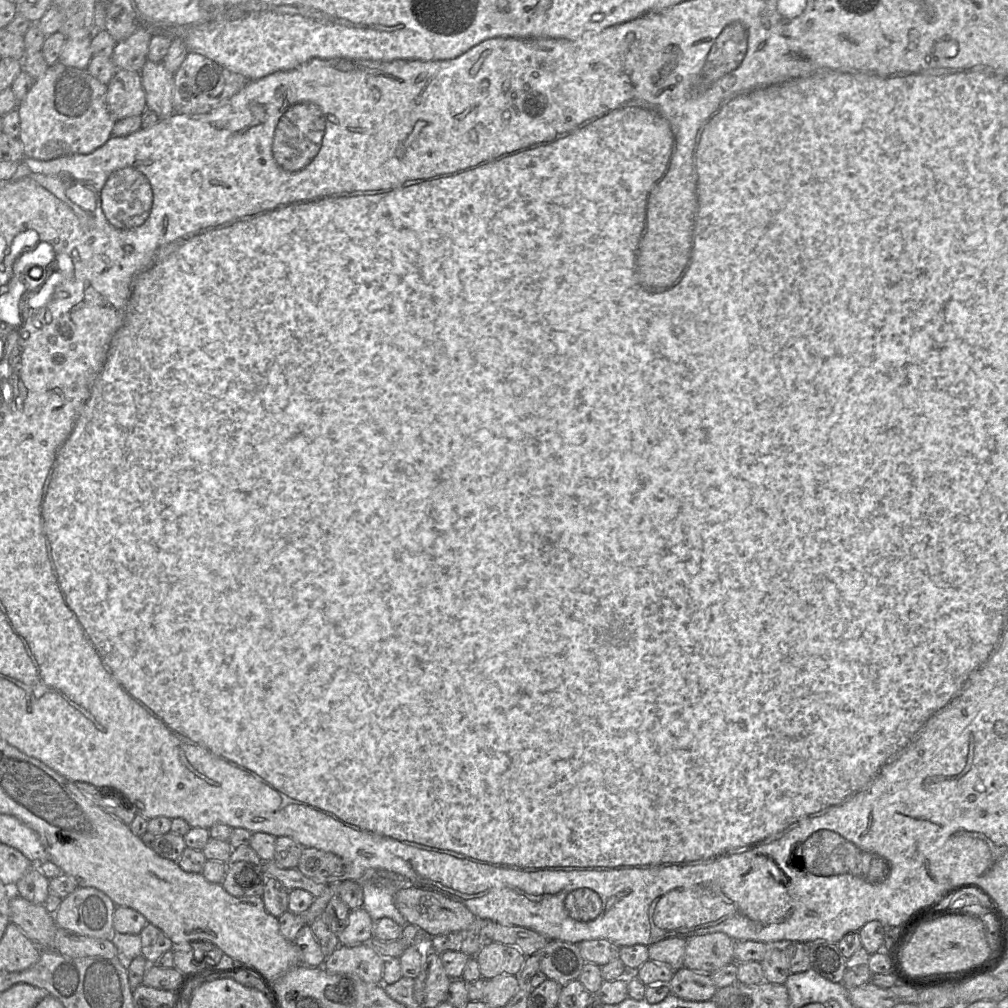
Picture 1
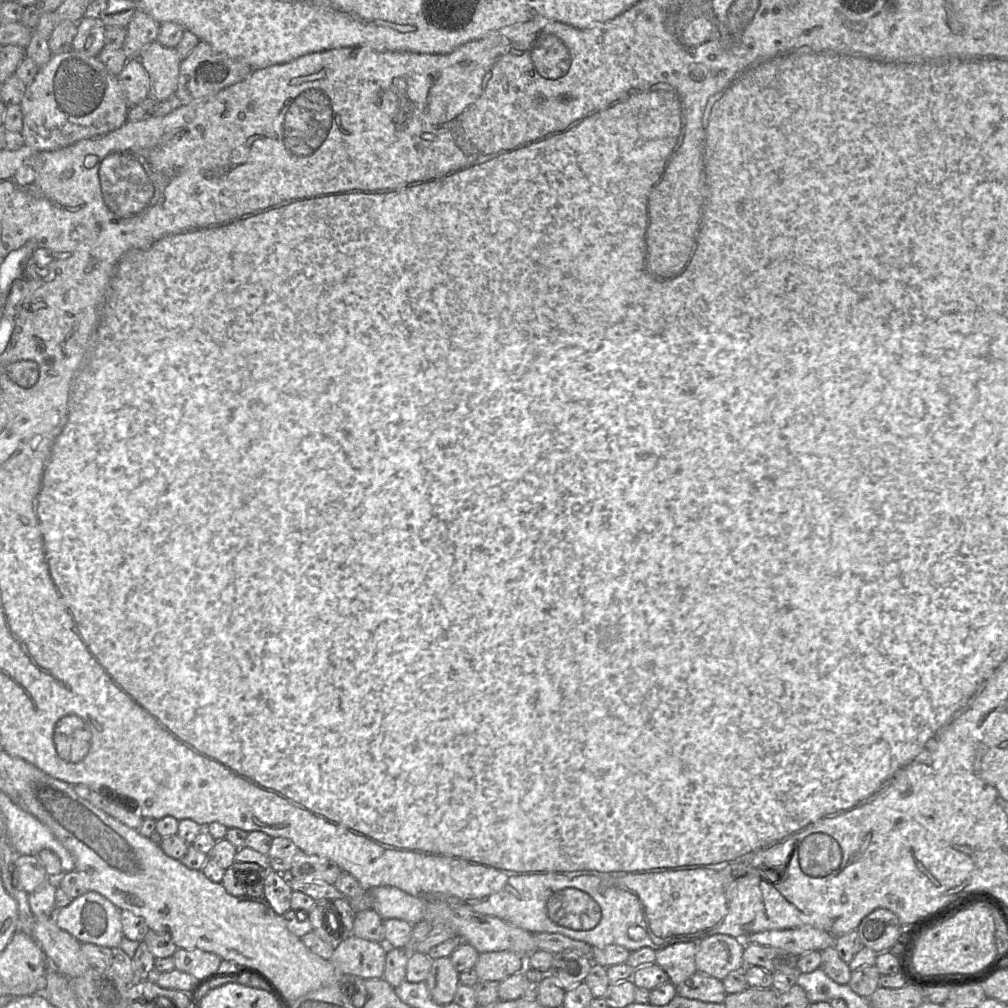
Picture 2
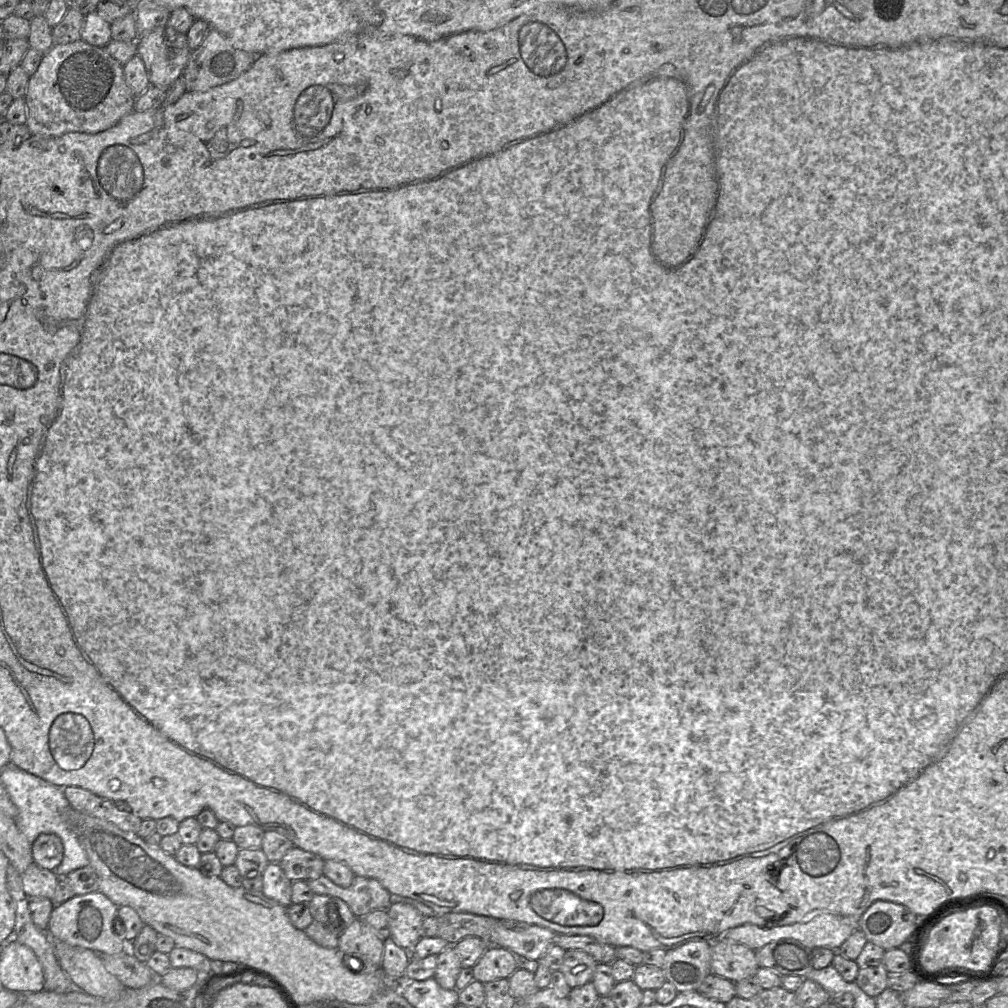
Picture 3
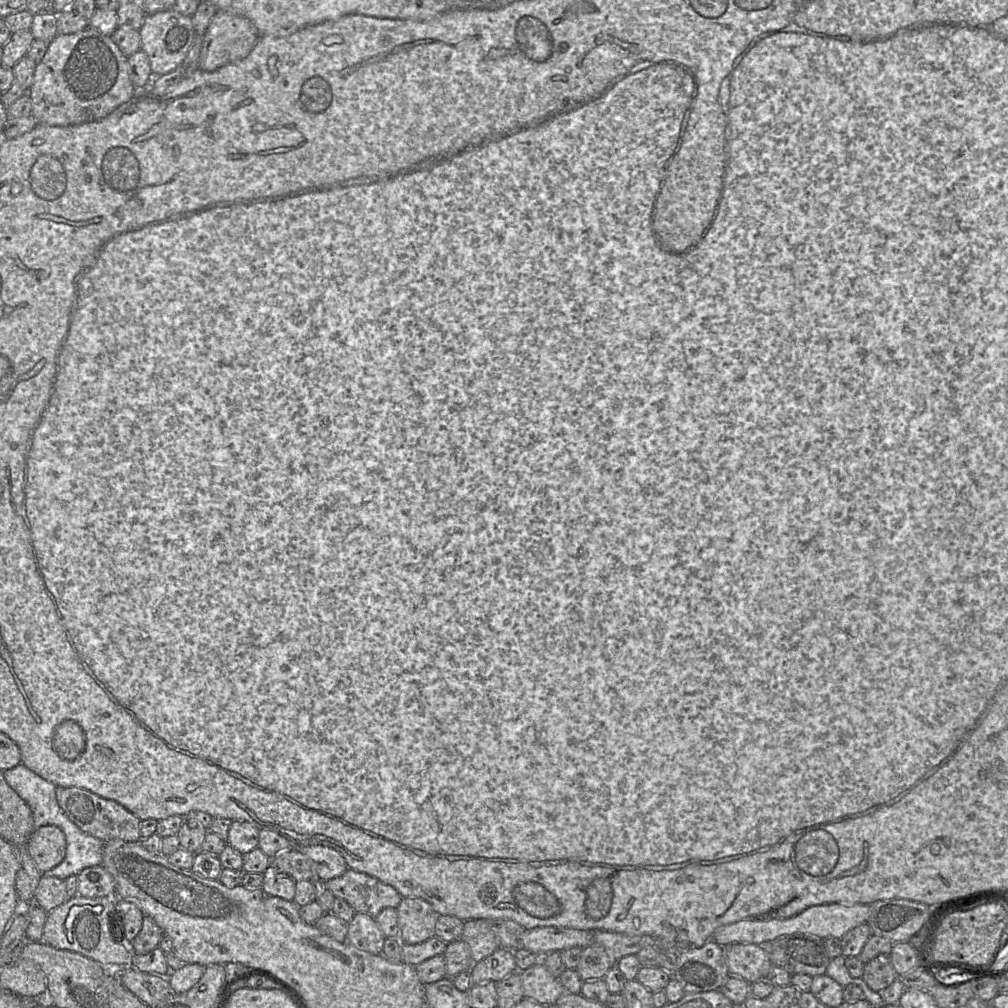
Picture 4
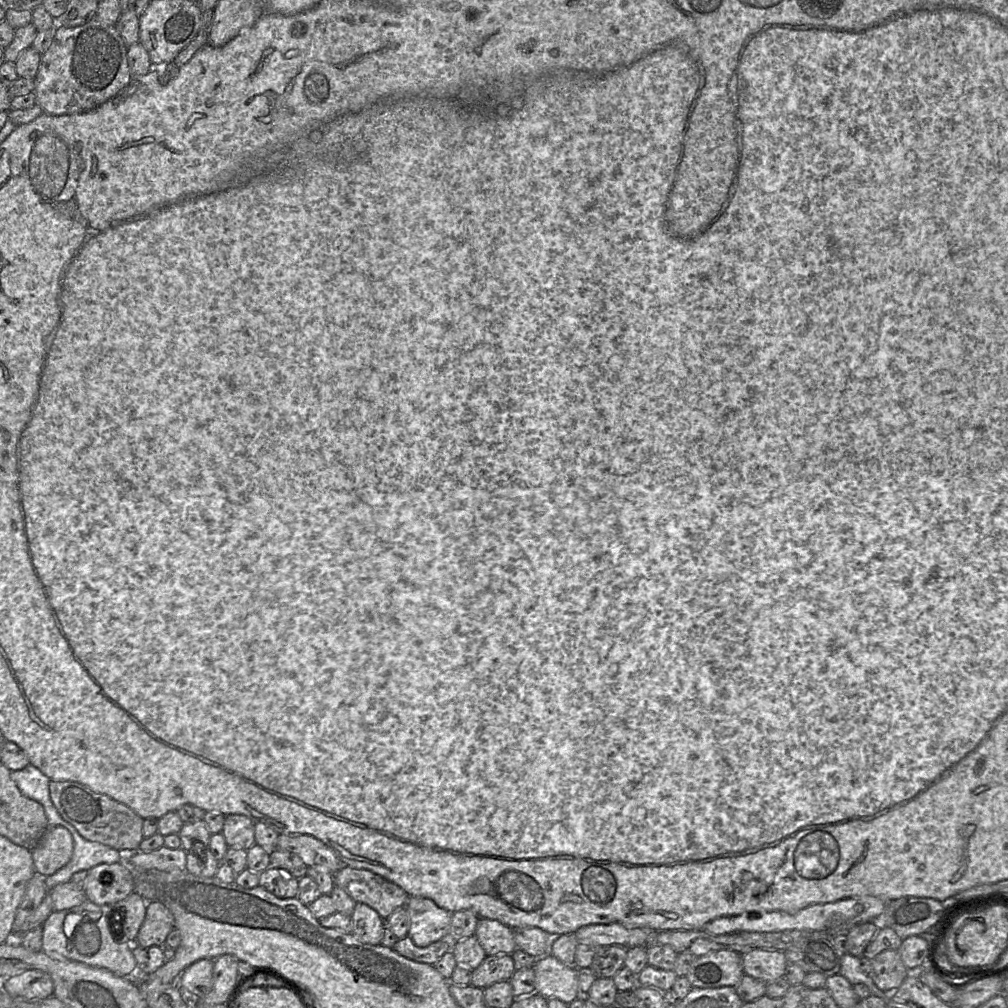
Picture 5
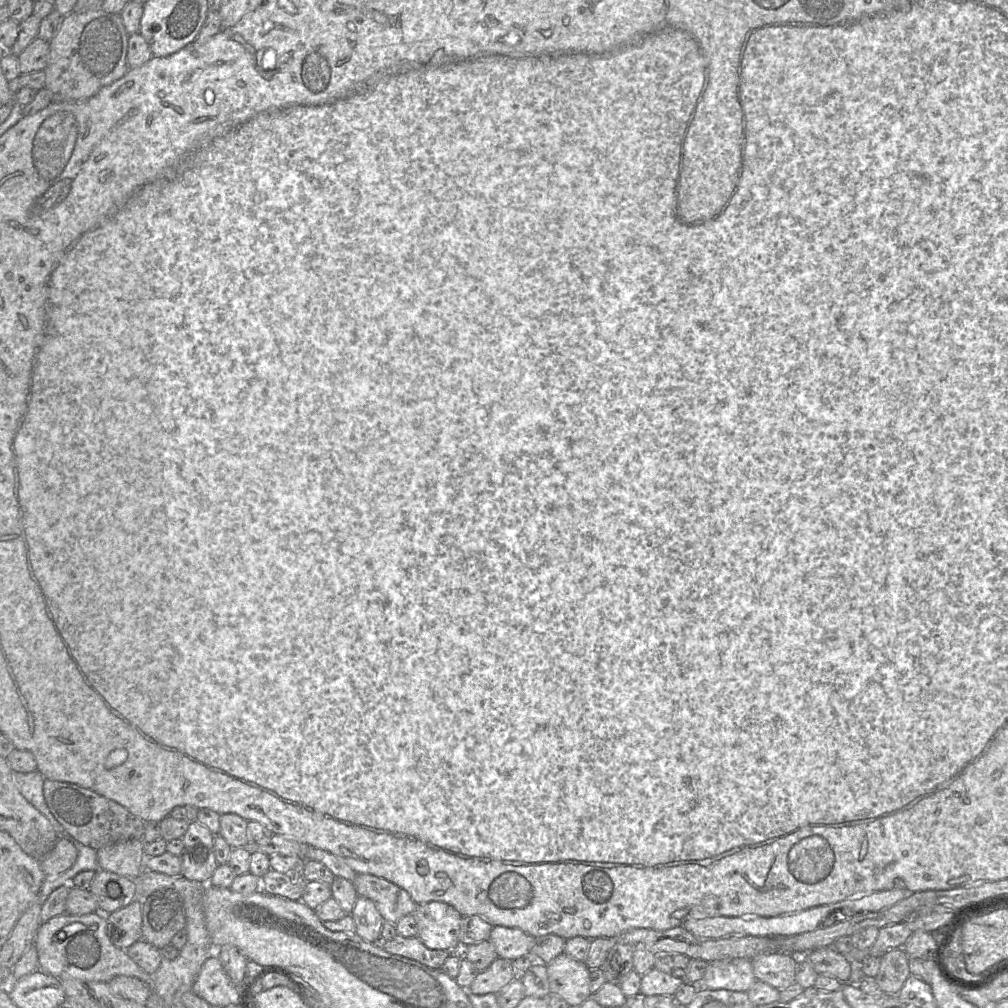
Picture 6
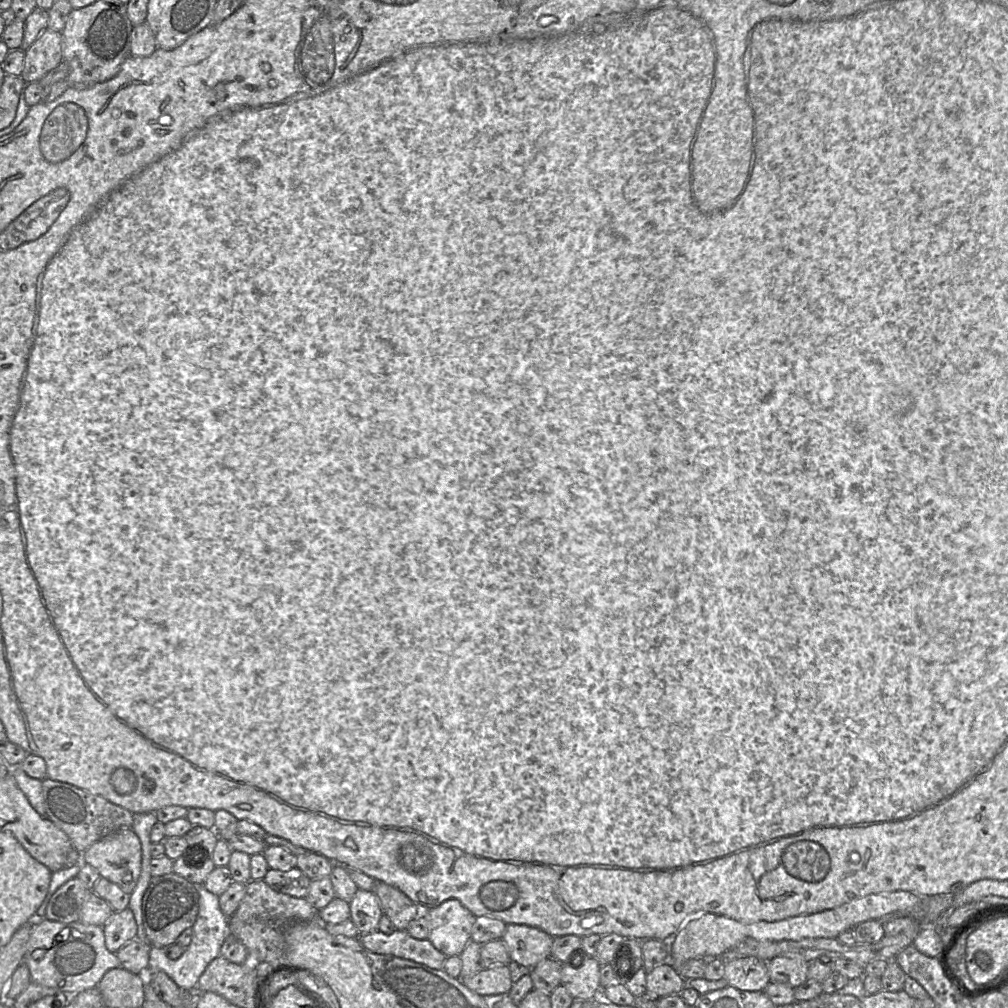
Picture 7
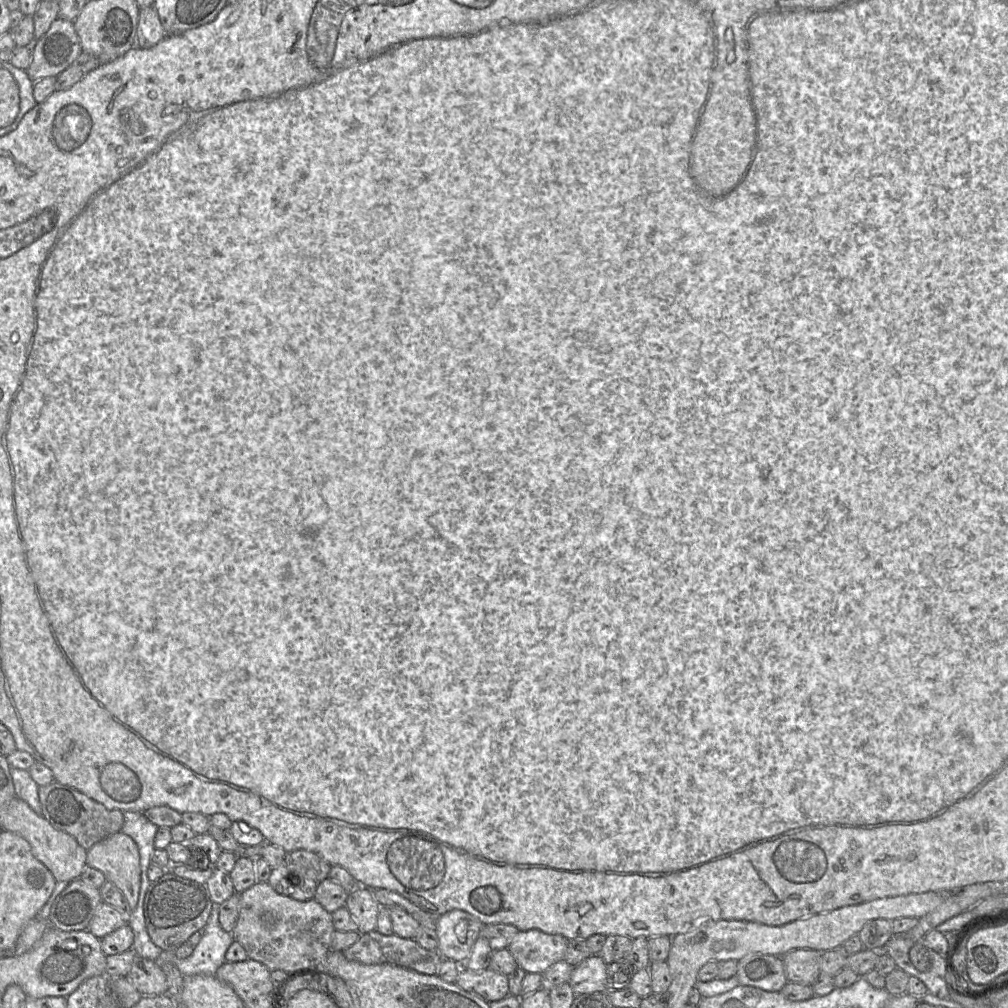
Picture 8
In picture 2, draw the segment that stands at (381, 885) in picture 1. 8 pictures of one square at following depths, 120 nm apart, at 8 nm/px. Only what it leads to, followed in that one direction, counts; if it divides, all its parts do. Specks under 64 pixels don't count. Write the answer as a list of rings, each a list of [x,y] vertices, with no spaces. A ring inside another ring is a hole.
[[[377,886],[368,890],[373,897],[373,909],[383,920],[400,919],[411,925],[423,920],[426,901],[395,886]]]

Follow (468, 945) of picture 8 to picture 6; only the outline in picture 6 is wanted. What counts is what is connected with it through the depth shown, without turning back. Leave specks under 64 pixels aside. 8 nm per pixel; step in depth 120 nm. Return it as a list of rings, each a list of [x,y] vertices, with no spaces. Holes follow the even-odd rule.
[[[431,901],[417,905],[413,915],[417,922],[417,937],[431,950],[458,952],[462,915],[451,905]]]

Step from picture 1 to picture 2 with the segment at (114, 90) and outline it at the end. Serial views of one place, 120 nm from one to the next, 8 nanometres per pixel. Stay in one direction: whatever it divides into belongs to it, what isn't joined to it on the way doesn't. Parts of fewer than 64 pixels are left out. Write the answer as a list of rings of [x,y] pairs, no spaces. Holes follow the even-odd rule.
[[[129,58],[118,79],[129,107],[149,96],[150,79],[139,58]]]

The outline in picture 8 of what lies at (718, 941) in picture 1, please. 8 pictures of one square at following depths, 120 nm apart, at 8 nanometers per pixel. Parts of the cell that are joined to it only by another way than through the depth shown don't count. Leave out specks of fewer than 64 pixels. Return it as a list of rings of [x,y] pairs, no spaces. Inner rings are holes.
[[[800,948],[782,956],[788,982],[812,985],[821,973],[821,952]]]

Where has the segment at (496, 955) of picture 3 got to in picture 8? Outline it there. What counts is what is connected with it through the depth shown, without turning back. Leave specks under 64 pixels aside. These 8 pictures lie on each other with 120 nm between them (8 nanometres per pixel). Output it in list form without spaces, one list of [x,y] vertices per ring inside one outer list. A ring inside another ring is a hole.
[[[461,967],[455,983],[465,991],[477,994],[488,1003],[502,1000],[509,995],[508,976],[489,968],[471,971]]]

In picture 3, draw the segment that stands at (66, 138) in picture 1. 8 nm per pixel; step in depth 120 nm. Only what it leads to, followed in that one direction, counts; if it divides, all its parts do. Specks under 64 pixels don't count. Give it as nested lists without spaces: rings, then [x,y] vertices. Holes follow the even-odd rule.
[[[80,39],[67,44],[54,44],[30,76],[26,93],[26,125],[31,135],[61,136],[69,132],[98,133],[116,125],[134,111],[137,96],[127,84],[123,65],[114,59],[106,47],[91,45]]]

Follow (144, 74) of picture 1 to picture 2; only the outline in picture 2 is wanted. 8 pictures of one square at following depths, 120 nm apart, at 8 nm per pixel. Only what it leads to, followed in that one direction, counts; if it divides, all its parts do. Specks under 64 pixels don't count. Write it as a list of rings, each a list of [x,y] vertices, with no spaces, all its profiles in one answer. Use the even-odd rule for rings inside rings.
[[[155,40],[143,50],[139,59],[150,79],[149,96],[156,102],[176,97],[182,61],[177,50]]]

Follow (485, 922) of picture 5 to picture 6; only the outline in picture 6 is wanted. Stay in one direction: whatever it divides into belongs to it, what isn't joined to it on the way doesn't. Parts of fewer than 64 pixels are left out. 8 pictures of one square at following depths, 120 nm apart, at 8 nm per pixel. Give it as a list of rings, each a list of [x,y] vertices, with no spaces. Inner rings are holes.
[[[493,926],[488,939],[498,956],[513,961],[524,955],[531,955],[535,938],[519,928]]]

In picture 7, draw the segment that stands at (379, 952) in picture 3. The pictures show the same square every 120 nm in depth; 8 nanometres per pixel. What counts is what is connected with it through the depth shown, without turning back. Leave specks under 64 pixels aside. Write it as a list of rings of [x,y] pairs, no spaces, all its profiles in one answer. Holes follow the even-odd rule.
[[[358,888],[349,906],[350,919],[360,934],[368,934],[378,930],[383,911],[378,897],[372,891]]]

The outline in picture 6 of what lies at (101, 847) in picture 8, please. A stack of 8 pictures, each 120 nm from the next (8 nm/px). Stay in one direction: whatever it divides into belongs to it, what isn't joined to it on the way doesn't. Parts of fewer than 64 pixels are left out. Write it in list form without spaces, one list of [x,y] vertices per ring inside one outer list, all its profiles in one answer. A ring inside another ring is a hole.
[[[131,839],[97,850],[99,868],[128,879],[137,879],[146,859],[142,839]]]

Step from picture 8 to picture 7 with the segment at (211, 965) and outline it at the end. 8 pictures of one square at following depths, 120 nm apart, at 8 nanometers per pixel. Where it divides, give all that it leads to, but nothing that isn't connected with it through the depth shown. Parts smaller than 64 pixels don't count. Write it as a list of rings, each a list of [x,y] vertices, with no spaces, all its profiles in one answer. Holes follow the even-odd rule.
[[[196,885],[199,892],[199,911],[192,926],[192,940],[178,959],[169,959],[162,947],[151,947],[148,973],[165,972],[184,991],[195,991],[198,980],[209,963],[220,955],[220,949],[231,935],[229,918],[221,911],[219,896],[209,892],[204,885]]]

